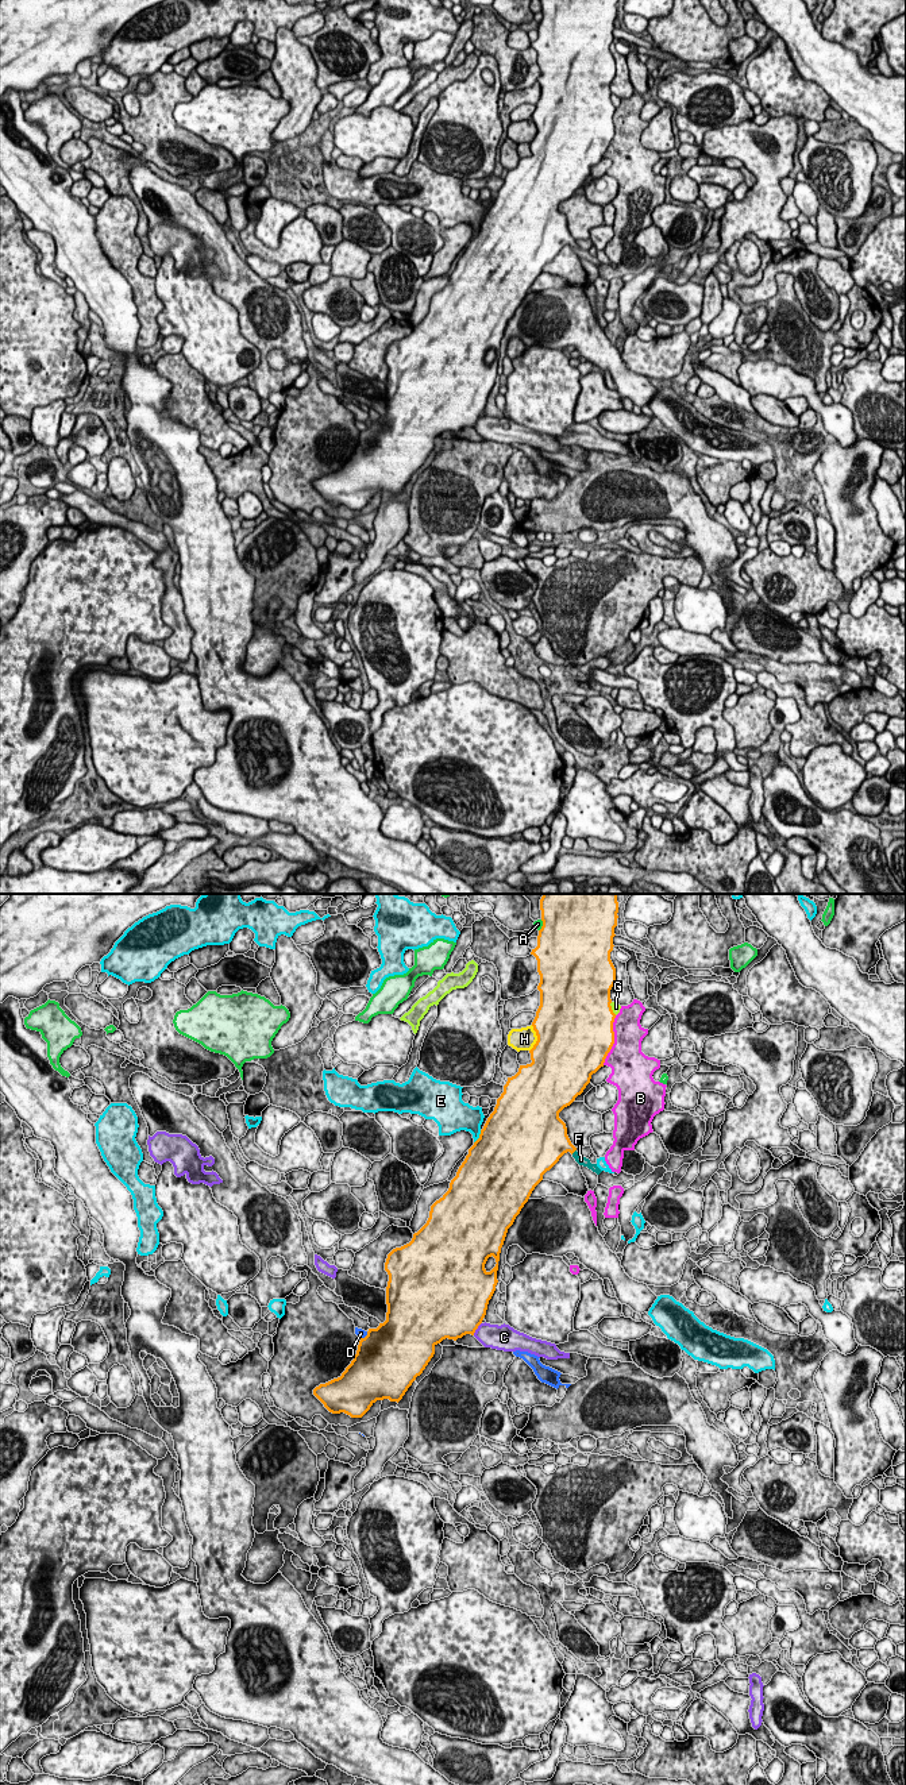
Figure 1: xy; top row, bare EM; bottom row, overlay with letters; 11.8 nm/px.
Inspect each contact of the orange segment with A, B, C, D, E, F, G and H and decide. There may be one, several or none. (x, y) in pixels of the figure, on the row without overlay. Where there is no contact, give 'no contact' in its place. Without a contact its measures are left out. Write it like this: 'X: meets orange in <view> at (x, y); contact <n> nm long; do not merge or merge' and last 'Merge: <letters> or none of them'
A: meets orange in xy at (543, 18); contact 150 nm long; do not merge
B: meets orange in xy at (613, 132); contact 600 nm long; do not merge
C: meets orange in xy at (477, 420); contact 190 nm long; do not merge
D: meets orange in xy at (366, 428); contact 130 nm long; do not merge
E: meets orange in xy at (480, 230); contact 180 nm long; do not merge
F: meets orange in xy at (573, 245); contact 80 nm long; merge
G: meets orange in xy at (610, 101); contact 170 nm long; do not merge
H: meets orange in xy at (538, 131); contact 320 nm long; do not merge
Merge: F

